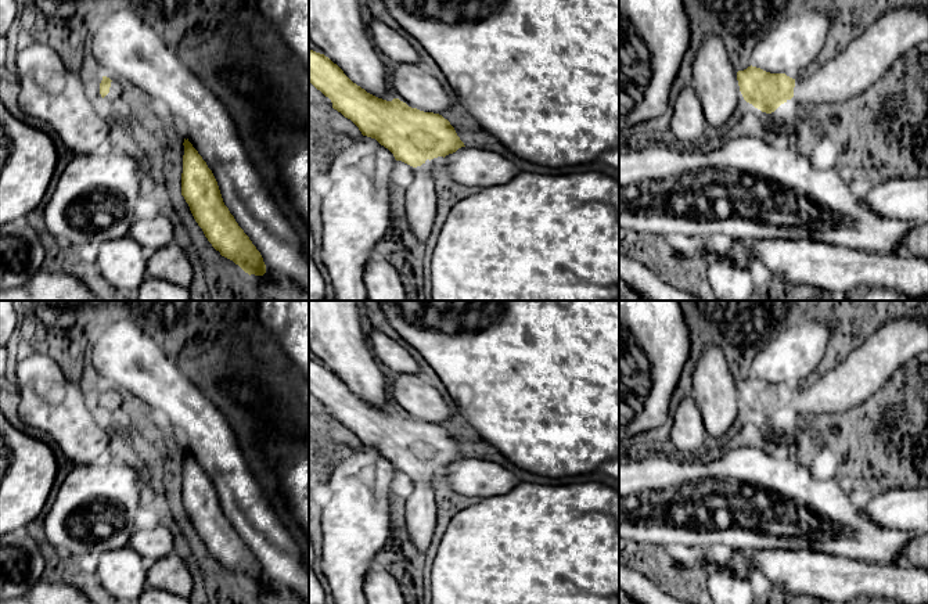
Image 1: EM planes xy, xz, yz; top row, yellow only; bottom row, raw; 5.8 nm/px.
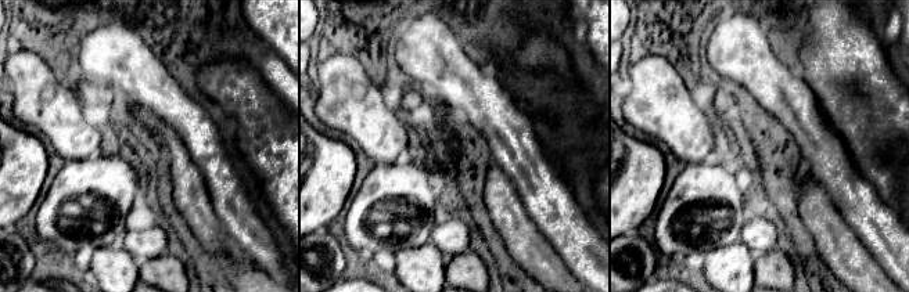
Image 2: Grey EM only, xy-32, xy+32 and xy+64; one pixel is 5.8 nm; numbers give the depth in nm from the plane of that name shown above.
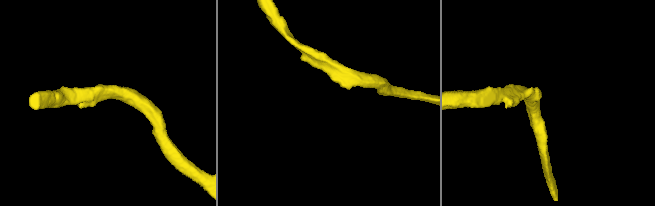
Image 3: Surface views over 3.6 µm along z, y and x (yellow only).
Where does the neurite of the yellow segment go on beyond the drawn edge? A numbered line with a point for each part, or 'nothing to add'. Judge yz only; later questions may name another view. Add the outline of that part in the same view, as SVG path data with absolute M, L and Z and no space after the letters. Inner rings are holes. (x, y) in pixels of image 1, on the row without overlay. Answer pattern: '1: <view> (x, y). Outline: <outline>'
1: yz (900, 340). Outline: M911 316L891 319L824 377L796 388L794 413L798 418L806 420L856 407L882 388L898 370L925 352L928 352L928 320Z

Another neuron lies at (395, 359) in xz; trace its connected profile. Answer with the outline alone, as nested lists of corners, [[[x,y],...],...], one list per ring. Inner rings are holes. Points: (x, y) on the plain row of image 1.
[[[374,327],[366,328],[373,353],[388,374],[421,374],[418,363],[403,345]]]

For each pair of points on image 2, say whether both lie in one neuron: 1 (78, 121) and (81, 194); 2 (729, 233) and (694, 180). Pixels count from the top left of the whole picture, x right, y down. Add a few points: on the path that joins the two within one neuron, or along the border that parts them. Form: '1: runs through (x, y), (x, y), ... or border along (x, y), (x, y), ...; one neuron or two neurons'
1: border along (97, 152), (86, 158), (67, 161); two neurons
2: runs through (729, 216), (733, 206), (729, 202), (711, 197); one neuron

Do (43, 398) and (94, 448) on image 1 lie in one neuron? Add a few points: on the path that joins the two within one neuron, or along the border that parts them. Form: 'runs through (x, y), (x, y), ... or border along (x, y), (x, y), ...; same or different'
runs through (56, 410), (82, 437); same

